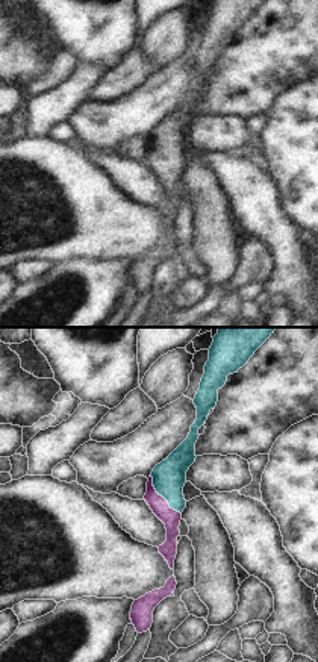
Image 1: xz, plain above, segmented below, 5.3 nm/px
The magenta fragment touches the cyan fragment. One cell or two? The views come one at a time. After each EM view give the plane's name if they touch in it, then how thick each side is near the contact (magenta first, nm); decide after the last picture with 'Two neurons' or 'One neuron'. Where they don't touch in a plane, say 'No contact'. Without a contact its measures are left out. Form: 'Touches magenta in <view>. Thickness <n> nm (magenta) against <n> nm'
Touches magenta in xz. Thickness 100 nm (magenta) against 180 nm

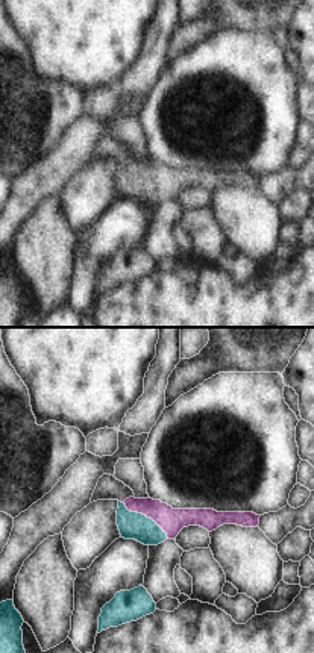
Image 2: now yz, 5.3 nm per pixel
Touches magenta in yz. Thickness 140 nm (magenta) against 140 nm

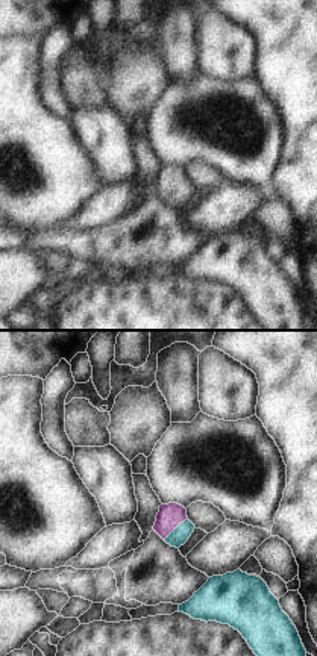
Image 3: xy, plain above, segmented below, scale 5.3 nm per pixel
Touches magenta in xy. Thickness 130 nm (magenta) against 90 nm

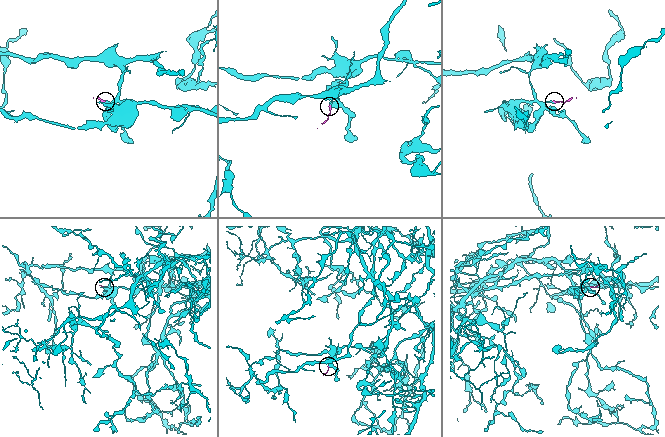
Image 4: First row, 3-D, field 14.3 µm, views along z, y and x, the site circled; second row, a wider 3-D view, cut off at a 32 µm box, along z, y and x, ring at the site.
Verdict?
One neuron

